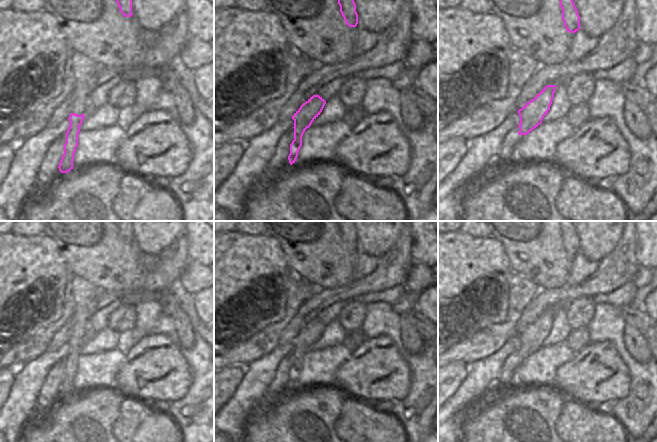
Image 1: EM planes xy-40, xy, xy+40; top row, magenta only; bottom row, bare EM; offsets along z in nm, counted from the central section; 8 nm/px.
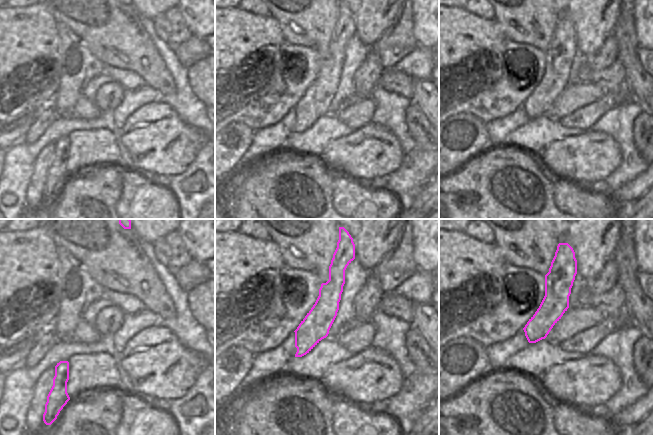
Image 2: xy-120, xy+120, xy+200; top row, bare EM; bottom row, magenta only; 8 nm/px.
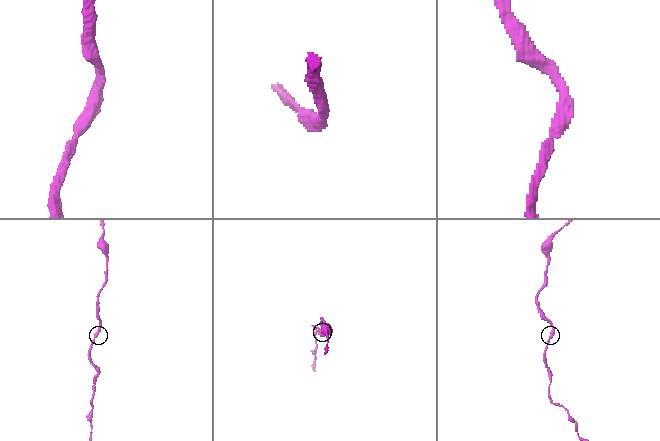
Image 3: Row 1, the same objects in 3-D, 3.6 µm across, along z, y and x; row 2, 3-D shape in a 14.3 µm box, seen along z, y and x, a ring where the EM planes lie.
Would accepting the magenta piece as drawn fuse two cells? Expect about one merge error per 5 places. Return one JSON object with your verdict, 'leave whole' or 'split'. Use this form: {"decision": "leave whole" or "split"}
{"decision": "leave whole"}

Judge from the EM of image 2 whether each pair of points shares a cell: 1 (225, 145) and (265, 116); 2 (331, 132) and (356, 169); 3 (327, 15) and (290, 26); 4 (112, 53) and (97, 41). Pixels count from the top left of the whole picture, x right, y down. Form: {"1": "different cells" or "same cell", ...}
{"1": "different cells", "2": "different cells", "3": "same cell", "4": "same cell"}

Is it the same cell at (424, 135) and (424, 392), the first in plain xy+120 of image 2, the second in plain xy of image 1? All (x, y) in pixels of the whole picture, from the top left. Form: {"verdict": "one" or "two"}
{"verdict": "two"}

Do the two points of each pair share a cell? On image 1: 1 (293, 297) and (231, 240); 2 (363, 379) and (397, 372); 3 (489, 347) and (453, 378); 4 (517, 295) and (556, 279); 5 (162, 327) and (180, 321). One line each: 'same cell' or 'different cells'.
1: different cells
2: same cell
3: different cells
4: different cells
5: different cells

